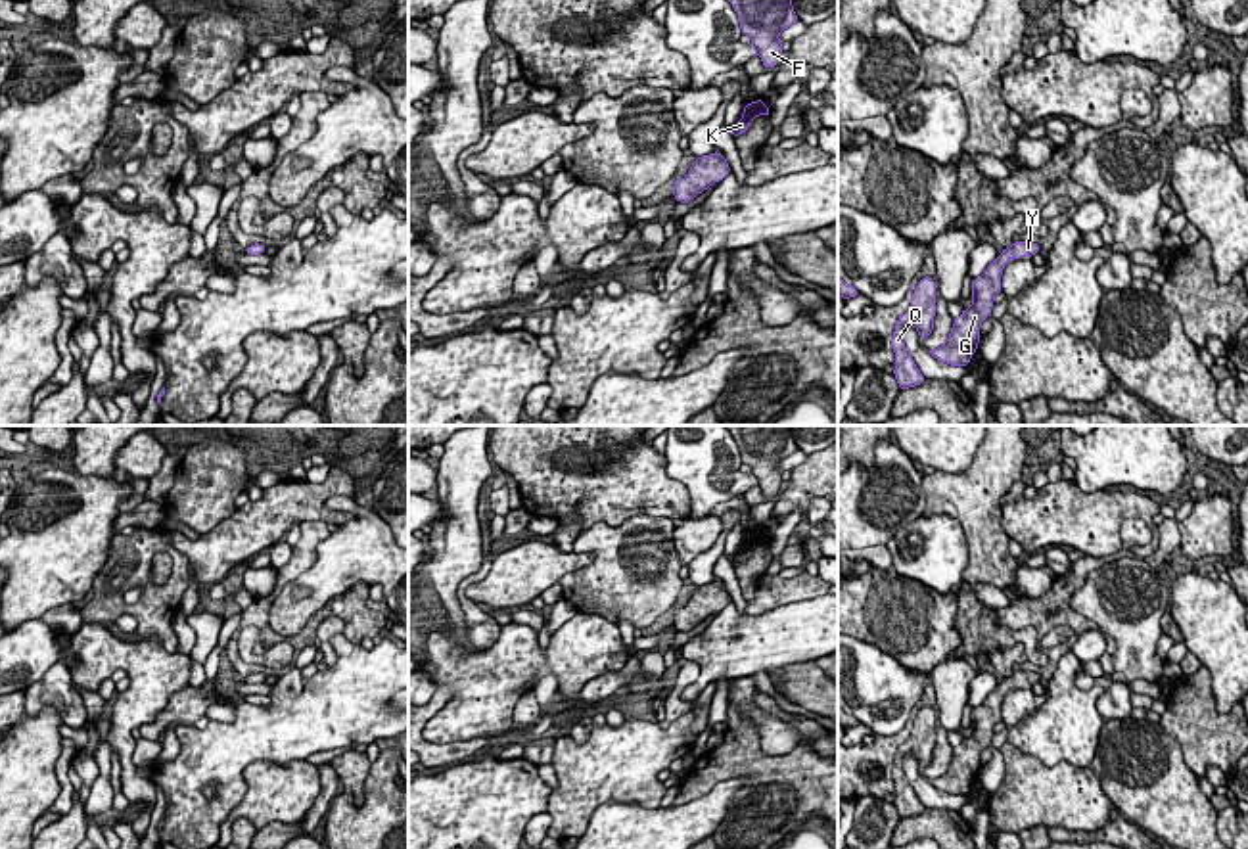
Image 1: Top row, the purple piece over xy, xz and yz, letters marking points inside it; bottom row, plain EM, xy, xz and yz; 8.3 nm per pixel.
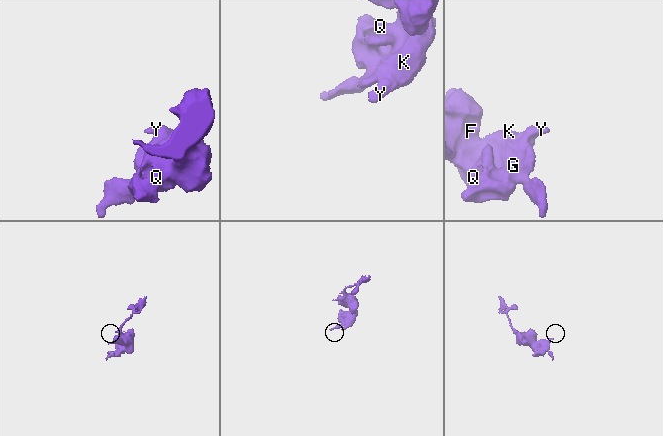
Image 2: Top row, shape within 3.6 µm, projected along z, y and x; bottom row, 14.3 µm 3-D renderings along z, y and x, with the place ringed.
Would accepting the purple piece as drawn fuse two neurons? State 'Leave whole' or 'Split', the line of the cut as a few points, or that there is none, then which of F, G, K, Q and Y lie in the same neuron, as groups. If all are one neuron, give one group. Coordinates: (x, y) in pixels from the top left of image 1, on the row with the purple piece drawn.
Leave whole. No split. Groups: F G K Q Y

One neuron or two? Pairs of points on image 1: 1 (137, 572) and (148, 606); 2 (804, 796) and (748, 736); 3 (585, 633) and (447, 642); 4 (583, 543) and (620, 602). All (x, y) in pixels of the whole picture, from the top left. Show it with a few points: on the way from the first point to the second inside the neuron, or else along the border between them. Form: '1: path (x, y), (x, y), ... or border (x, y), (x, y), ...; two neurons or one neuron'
1: path (142, 579), (148, 585), (148, 598); one neuron
2: path (786, 788), (752, 754); one neuron
3: path (551, 660), (482, 660); one neuron
4: path (600, 552), (620, 572), (620, 585); one neuron

